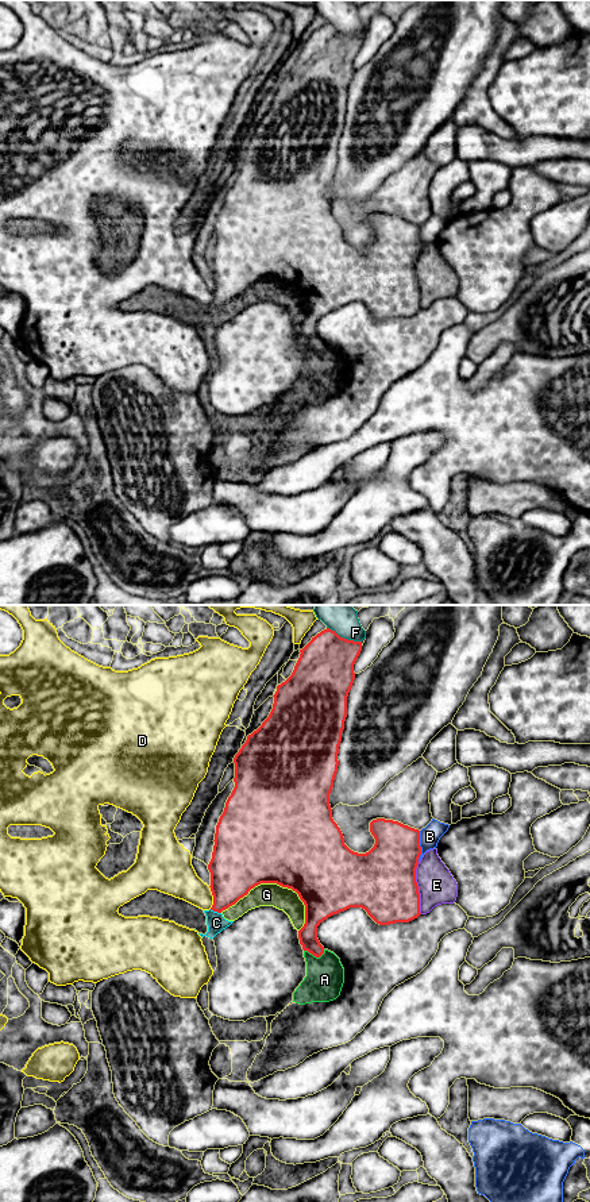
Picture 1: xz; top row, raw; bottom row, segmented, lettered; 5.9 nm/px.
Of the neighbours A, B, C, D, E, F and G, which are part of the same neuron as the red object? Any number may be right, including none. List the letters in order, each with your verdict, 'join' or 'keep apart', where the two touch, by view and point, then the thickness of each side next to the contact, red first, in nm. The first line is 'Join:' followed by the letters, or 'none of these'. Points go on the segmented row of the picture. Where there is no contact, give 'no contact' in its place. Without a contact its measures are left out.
Join: E
A: keep apart | xz (315, 955) | 130/220 nm
B: keep apart | xz (420, 847) | 340/120 nm
C: keep apart | xz (215, 910) | 280/110 nm
D: keep apart | xz (213, 897) | 320/220 nm
E: join | xz (417, 889) | 400/220 nm
F: keep apart | xz (343, 638) | 360/220 nm
G: keep apart | xz (273, 882) | 500/140 nm

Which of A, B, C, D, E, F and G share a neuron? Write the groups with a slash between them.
A C G / B / D / E / F

